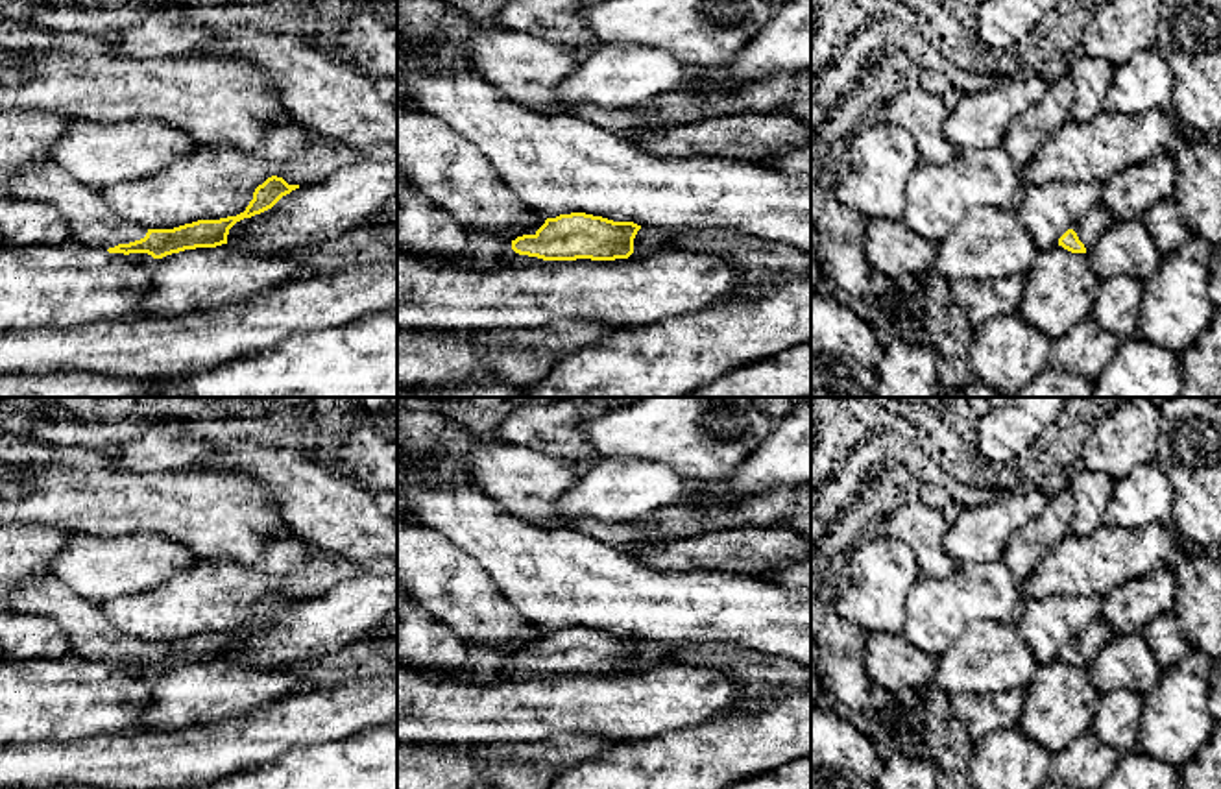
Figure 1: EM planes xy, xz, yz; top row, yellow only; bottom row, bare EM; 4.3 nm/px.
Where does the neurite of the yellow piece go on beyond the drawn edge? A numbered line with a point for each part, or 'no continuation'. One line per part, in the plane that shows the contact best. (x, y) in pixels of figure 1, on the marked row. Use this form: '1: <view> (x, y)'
1: xy (91, 220)

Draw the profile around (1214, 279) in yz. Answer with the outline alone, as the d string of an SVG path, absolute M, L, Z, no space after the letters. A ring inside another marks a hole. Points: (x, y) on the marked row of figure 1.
M1221 244L1214 246L1214 262L1208 275L1208 296L1221 309Z

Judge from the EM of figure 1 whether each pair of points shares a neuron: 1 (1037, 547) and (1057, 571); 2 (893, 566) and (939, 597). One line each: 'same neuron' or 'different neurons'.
1: different neurons
2: different neurons

